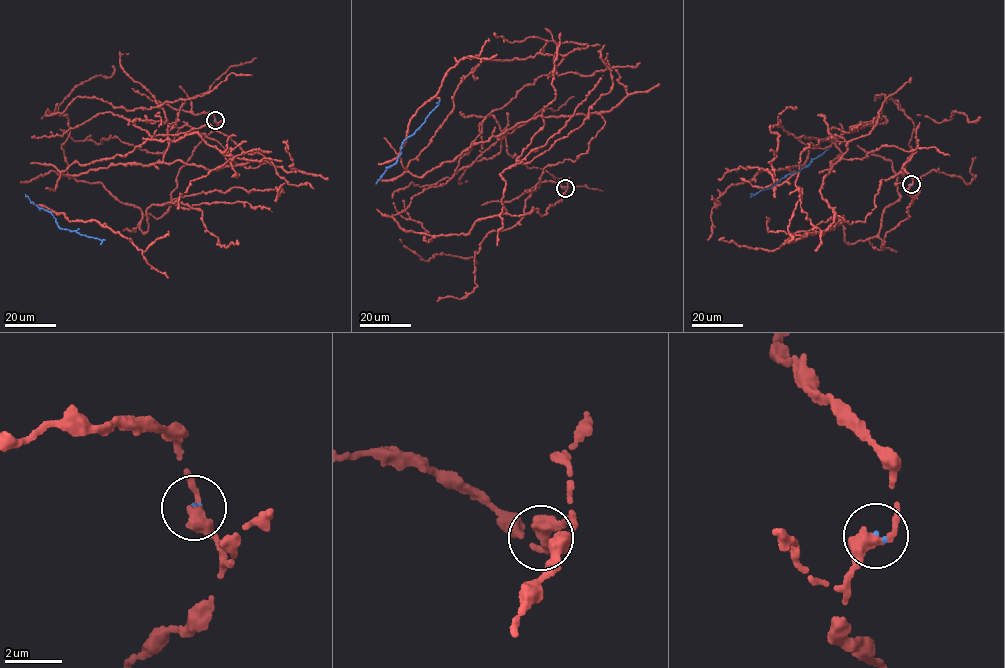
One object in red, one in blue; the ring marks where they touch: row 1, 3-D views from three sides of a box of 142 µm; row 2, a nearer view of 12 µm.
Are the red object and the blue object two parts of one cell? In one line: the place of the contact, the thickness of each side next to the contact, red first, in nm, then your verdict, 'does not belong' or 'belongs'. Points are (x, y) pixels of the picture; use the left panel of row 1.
place (215, 120); calibres 420 and 100 nm; belongs

